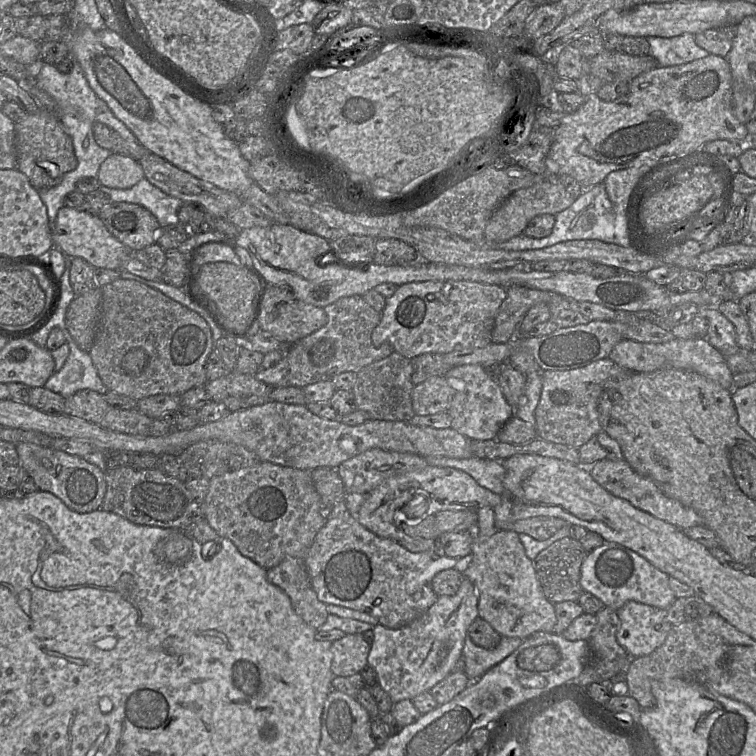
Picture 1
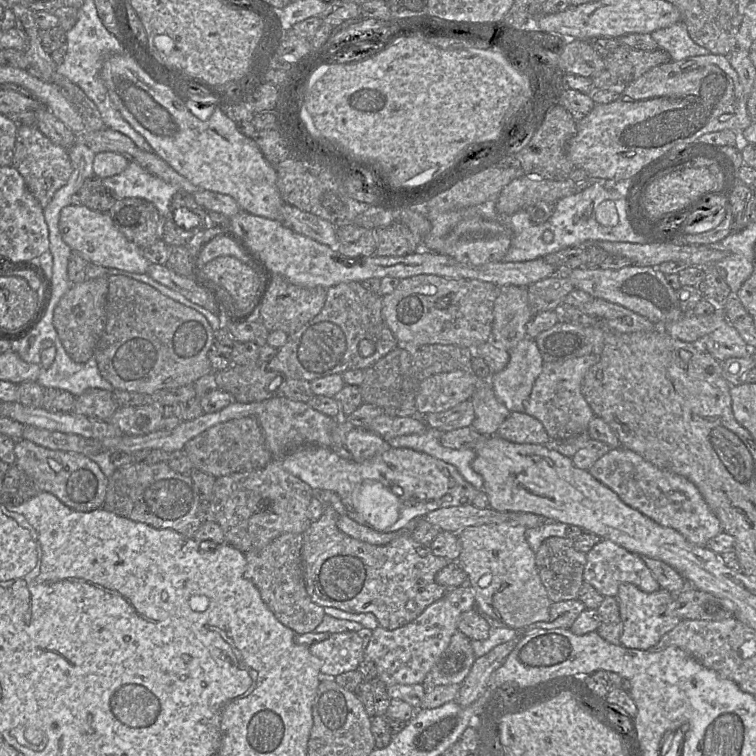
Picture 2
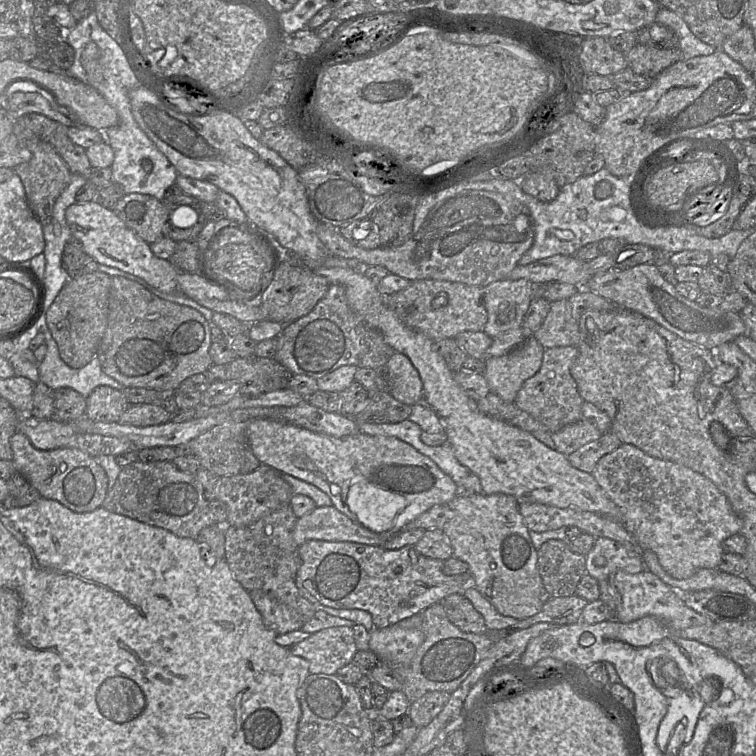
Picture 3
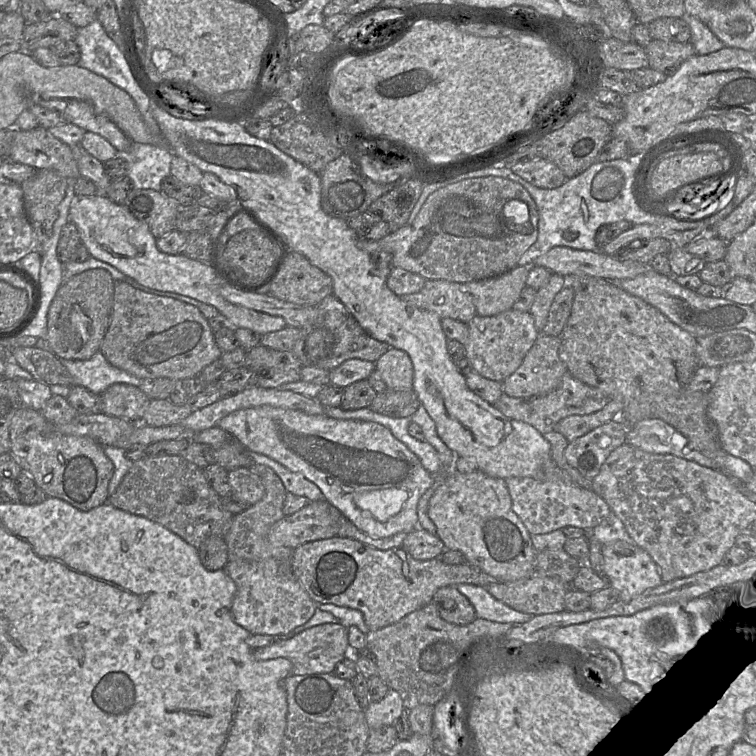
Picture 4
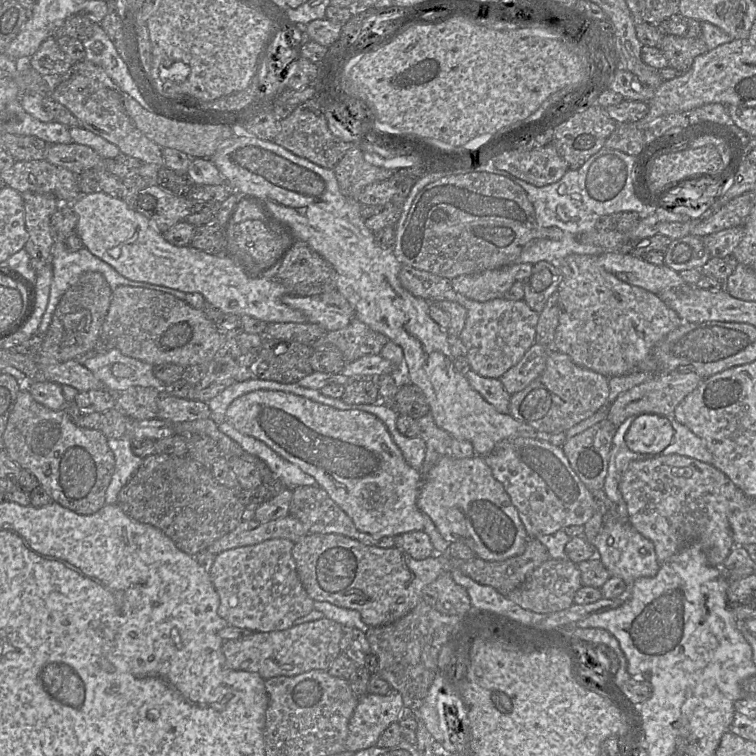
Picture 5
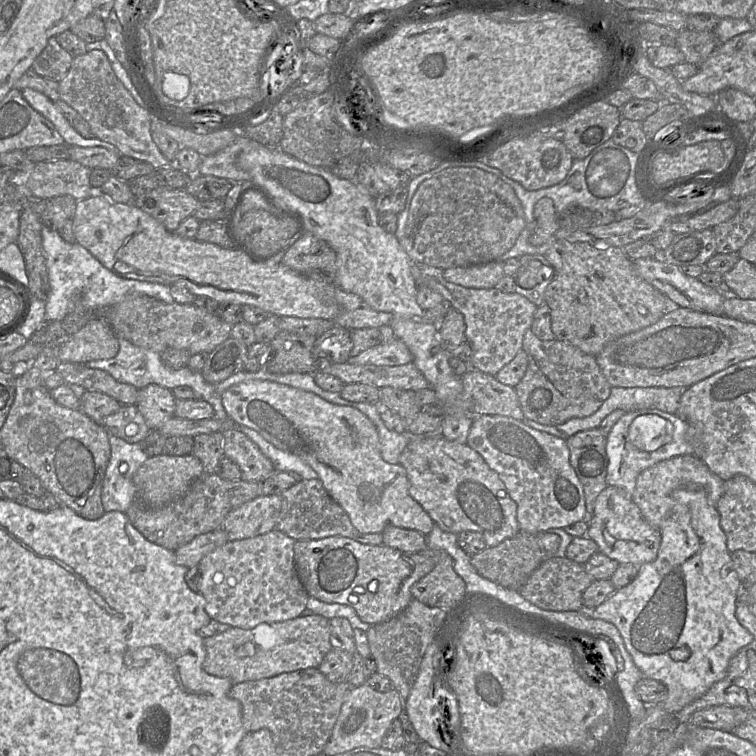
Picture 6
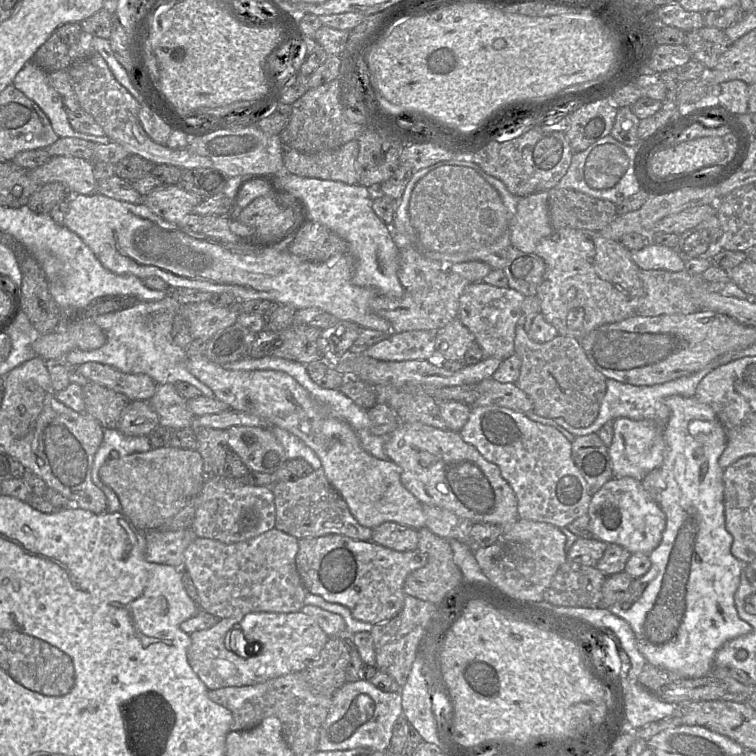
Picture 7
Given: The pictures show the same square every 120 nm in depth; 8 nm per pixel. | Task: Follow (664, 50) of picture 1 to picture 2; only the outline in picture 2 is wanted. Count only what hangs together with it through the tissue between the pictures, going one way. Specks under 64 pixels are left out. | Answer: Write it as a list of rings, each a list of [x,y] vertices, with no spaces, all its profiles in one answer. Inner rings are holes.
[[[683,21],[651,33],[658,48],[667,51],[672,61],[680,61],[693,56],[707,55],[709,50],[696,44],[688,34]]]

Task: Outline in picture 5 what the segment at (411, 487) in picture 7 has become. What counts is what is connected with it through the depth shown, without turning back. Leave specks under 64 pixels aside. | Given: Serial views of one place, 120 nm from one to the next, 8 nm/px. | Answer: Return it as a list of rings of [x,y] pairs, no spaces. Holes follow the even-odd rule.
[[[451,454],[443,456],[423,477],[416,503],[420,511],[431,518],[446,541],[450,544],[463,543],[476,557],[486,561],[502,561],[520,555],[529,539],[510,496],[479,455],[461,459]]]

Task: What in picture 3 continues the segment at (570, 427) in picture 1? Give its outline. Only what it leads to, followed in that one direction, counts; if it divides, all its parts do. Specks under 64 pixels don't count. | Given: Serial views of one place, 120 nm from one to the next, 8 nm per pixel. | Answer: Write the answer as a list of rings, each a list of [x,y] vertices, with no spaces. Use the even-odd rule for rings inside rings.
[[[575,346],[553,347],[544,350],[541,368],[527,379],[514,401],[515,405],[554,433],[581,419],[584,399],[578,392],[577,384],[571,375],[571,367],[579,356]]]

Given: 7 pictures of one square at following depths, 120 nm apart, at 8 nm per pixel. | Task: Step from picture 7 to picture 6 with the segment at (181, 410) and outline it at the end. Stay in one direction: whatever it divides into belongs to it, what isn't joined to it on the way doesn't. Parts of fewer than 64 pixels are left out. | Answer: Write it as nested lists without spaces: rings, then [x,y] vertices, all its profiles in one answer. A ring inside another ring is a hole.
[[[150,384],[139,389],[135,405],[150,430],[158,430],[165,421],[174,417],[176,398],[171,390]]]

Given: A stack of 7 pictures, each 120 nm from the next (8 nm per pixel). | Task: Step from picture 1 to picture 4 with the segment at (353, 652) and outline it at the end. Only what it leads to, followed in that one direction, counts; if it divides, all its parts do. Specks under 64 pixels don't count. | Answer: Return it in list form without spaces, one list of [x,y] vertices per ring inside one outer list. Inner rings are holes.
[[[340,623],[319,624],[303,630],[292,638],[278,640],[253,650],[256,660],[289,659],[293,664],[291,675],[333,673],[335,666],[349,655],[348,628]]]

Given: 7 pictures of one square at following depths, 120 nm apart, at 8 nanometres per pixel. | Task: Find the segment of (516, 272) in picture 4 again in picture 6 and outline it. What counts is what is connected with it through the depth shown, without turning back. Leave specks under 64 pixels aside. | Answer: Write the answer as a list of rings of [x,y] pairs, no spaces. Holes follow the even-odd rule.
[[[503,262],[456,267],[444,270],[447,282],[473,289],[491,289],[505,276]]]

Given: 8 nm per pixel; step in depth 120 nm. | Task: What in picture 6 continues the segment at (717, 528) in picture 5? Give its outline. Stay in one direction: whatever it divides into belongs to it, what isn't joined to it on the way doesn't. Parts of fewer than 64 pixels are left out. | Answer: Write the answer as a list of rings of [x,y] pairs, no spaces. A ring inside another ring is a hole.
[[[694,454],[677,456],[641,472],[637,477],[632,500],[639,507],[644,519],[652,527],[661,529],[674,506],[672,494],[682,488],[703,489],[708,496],[709,503],[716,507],[724,491],[724,481],[713,473],[698,456]]]

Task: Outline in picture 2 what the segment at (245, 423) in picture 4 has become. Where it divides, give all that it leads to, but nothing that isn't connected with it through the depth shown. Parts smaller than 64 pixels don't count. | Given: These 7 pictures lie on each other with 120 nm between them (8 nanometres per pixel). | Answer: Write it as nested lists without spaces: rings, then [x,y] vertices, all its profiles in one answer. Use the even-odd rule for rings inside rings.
[[[306,446],[281,459],[283,468],[307,483],[314,491],[336,493],[345,507],[345,514],[355,522],[381,533],[400,530],[416,518],[431,511],[452,506],[472,505],[479,490],[467,482],[451,464],[410,448],[393,448],[361,463],[346,460],[331,448]]]

